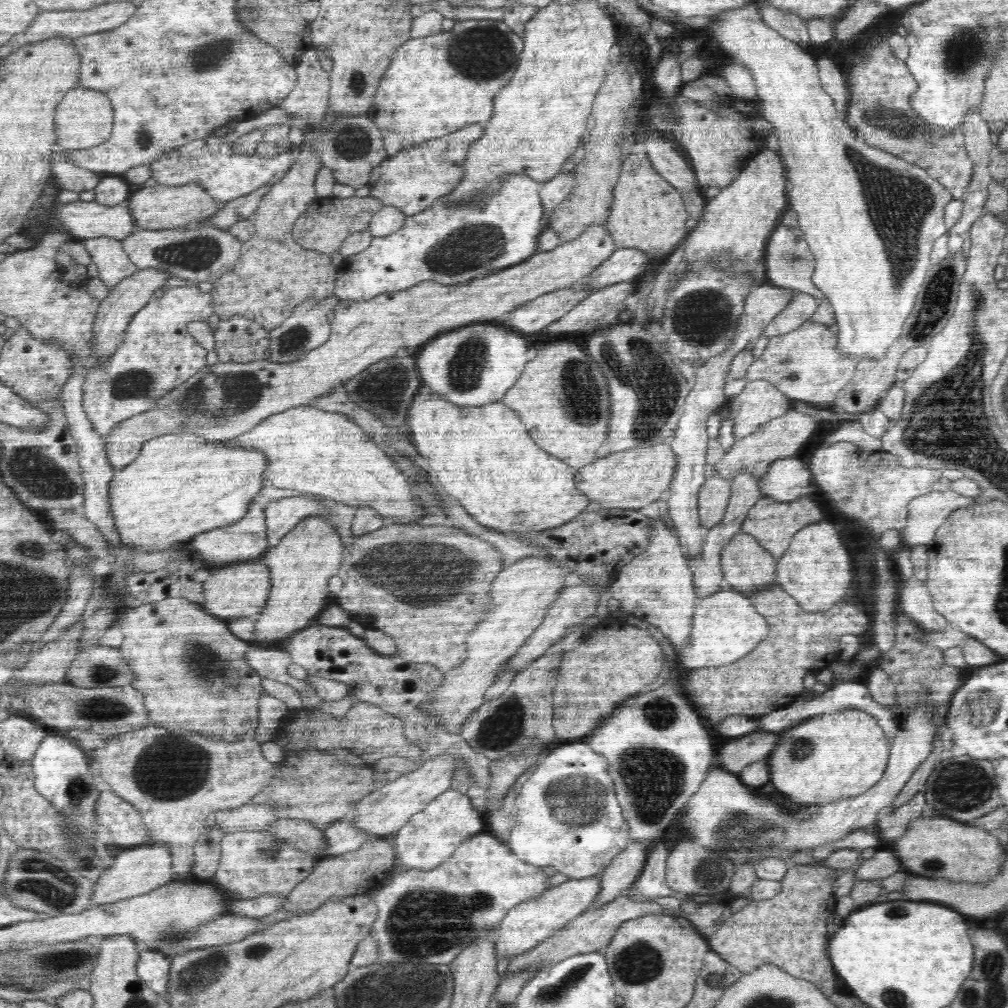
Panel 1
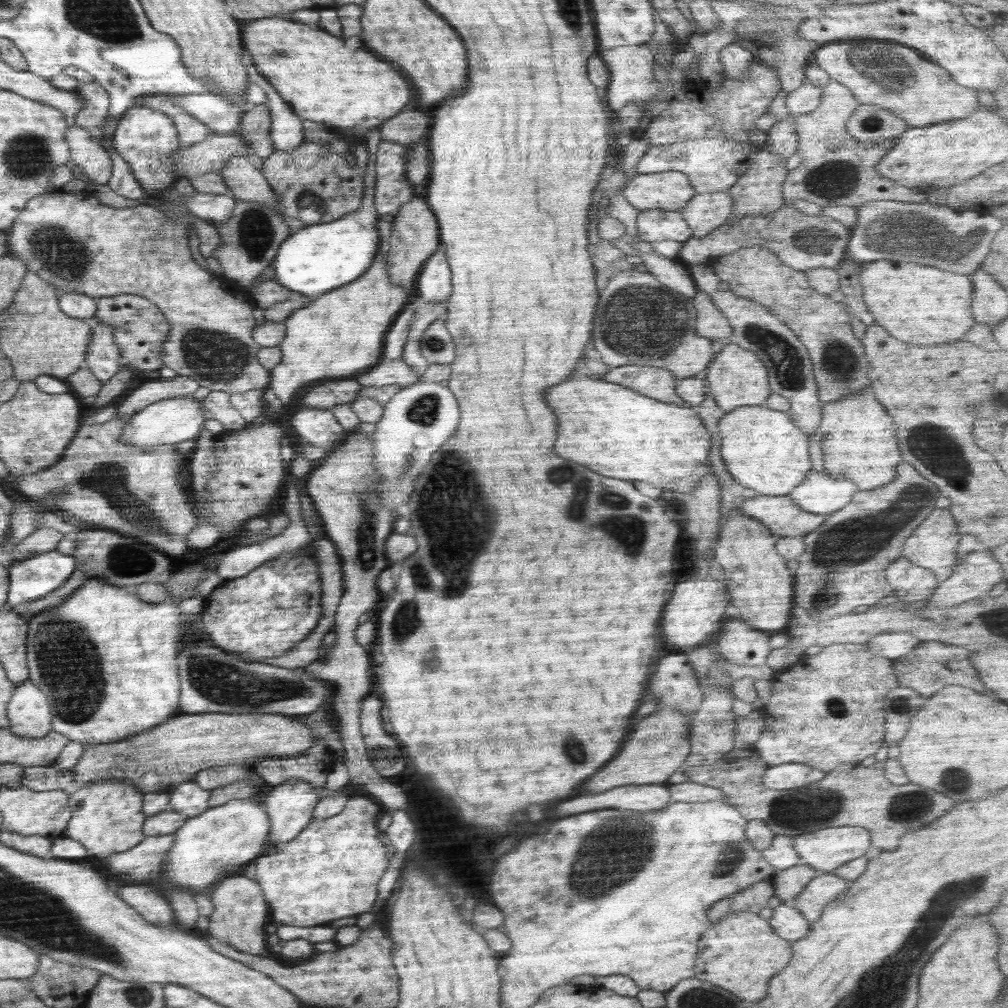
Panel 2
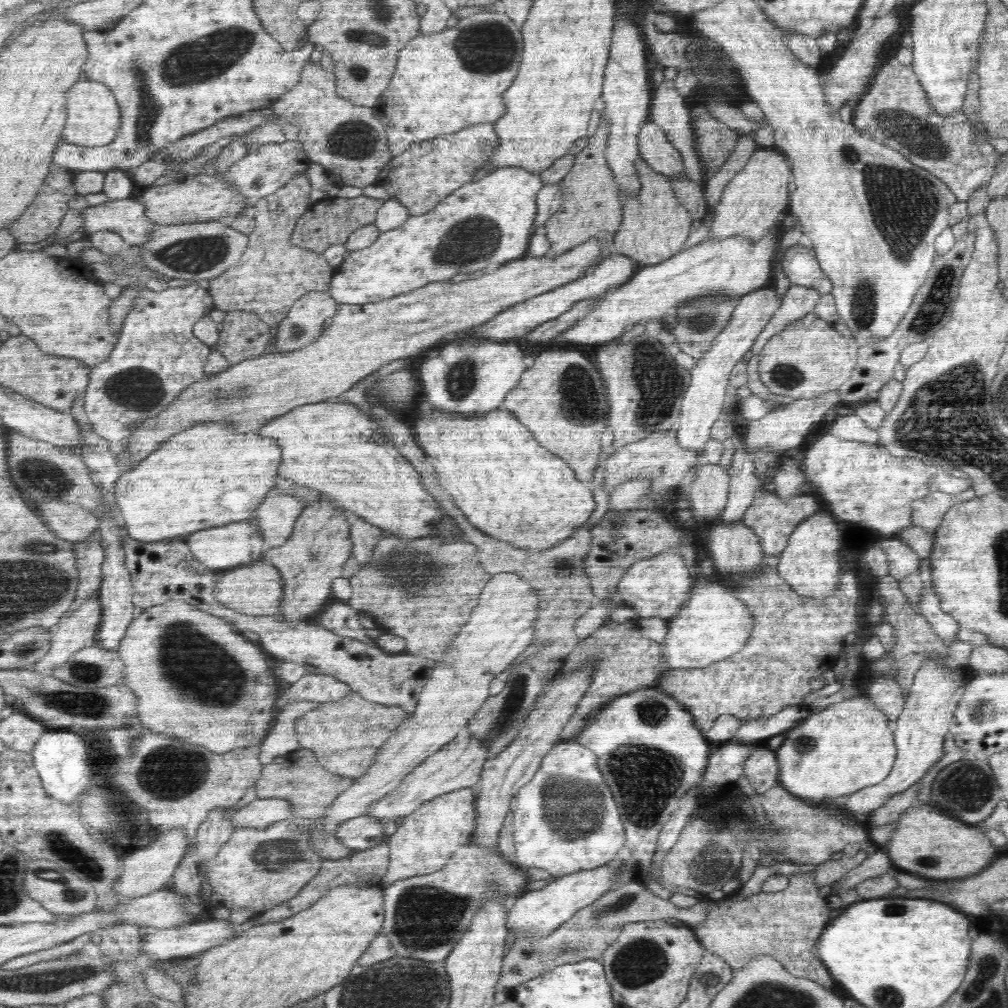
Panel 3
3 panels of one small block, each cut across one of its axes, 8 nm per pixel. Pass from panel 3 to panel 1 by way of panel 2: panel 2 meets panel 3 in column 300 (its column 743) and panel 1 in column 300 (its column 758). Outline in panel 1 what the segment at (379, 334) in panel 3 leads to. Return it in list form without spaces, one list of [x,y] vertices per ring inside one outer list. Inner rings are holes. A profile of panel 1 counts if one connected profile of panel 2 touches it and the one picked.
[[[592,226],[584,229],[584,234],[570,240],[548,252],[535,252],[530,258],[515,264],[515,266],[498,270],[486,278],[474,280],[464,284],[446,285],[434,281],[426,281],[405,291],[394,291],[378,295],[370,300],[349,301],[339,299],[333,308],[334,319],[331,322],[330,339],[319,348],[300,356],[296,362],[272,362],[267,358],[252,360],[245,363],[220,362],[212,366],[199,368],[186,382],[167,392],[154,408],[141,412],[129,419],[118,423],[106,436],[105,453],[108,462],[117,470],[128,466],[143,447],[147,440],[158,438],[166,433],[184,434],[189,432],[203,440],[221,443],[222,440],[236,438],[265,418],[284,412],[292,407],[308,405],[311,400],[329,393],[334,387],[340,387],[344,380],[348,380],[362,369],[368,368],[379,360],[394,356],[399,350],[419,350],[438,335],[460,328],[468,324],[486,322],[492,318],[500,318],[512,312],[526,302],[538,298],[548,292],[556,291],[591,276],[617,249],[611,233],[605,226]]]

